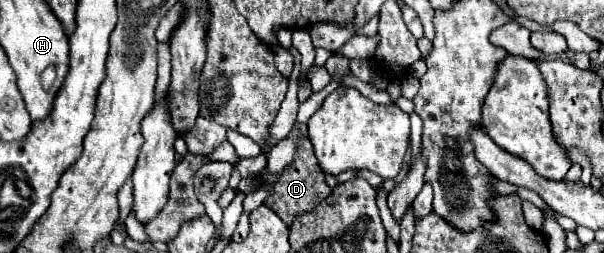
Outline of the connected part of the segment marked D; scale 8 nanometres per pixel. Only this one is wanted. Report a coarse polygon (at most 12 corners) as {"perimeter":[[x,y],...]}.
{"perimeter":[[300,138],[294,160],[278,174],[264,200],[288,226],[314,210],[332,188],[316,164],[312,144]]}

